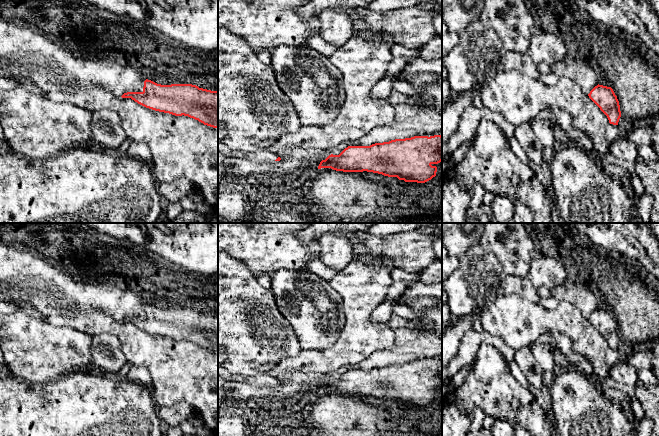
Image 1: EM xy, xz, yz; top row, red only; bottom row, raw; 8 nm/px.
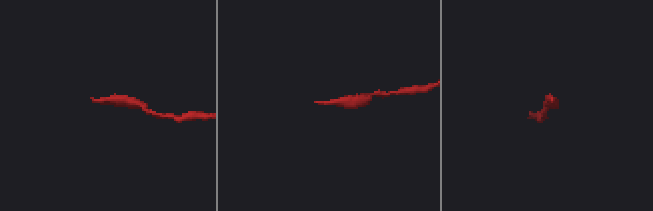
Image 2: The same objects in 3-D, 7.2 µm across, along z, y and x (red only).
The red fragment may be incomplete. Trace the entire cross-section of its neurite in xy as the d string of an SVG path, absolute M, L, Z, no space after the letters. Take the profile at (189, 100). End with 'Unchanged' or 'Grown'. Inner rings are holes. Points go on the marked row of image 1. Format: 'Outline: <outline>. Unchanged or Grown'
Outline: M146 79L142 92L127 92L121 97L131 98L155 111L188 116L204 125L218 128L218 91L192 84L161 85Z. Unchanged

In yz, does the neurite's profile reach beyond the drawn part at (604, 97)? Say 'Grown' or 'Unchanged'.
Unchanged

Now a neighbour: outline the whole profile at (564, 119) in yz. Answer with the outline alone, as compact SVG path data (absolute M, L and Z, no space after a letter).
M559 108L549 109L556 117L558 125L566 132L570 140L589 140L589 135L573 127L572 116Z

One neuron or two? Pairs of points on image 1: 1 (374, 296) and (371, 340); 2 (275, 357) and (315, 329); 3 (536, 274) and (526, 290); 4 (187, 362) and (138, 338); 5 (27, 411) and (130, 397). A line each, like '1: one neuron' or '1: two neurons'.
1: one neuron
2: two neurons
3: two neurons
4: one neuron
5: one neuron

